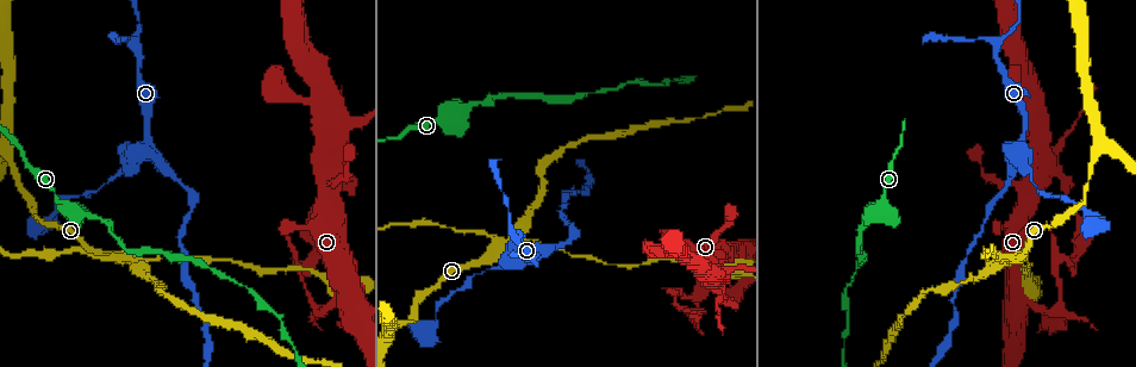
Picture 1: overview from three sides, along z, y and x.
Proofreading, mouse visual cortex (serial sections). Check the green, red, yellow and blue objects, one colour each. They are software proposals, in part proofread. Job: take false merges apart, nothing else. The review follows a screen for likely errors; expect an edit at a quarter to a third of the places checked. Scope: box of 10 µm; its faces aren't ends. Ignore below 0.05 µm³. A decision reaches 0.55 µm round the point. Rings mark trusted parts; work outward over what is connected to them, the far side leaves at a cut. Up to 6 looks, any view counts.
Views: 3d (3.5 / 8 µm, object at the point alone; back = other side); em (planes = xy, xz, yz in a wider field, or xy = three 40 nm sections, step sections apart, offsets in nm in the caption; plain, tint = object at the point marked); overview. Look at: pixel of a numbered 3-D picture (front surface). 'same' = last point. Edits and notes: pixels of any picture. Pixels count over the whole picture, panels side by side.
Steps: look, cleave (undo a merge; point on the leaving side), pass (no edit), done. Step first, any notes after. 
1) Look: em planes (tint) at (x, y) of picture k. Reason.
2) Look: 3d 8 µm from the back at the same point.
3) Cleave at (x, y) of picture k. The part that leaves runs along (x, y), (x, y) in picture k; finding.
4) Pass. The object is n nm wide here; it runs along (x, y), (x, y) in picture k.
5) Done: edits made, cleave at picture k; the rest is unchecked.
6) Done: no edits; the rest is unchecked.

Look: 3d 8 µm at (1006, 265) of picture 1. Arms part here.

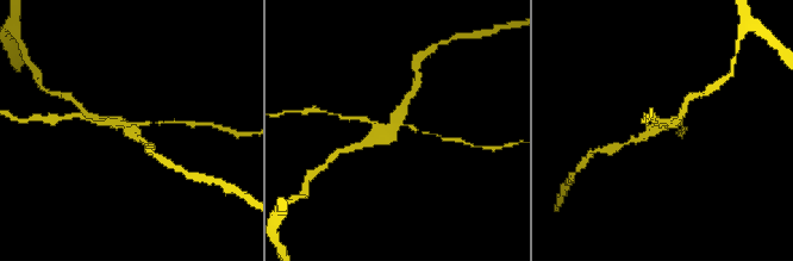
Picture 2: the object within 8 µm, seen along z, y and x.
Look: 3d 3.5 µm at the same point. Zoom in.

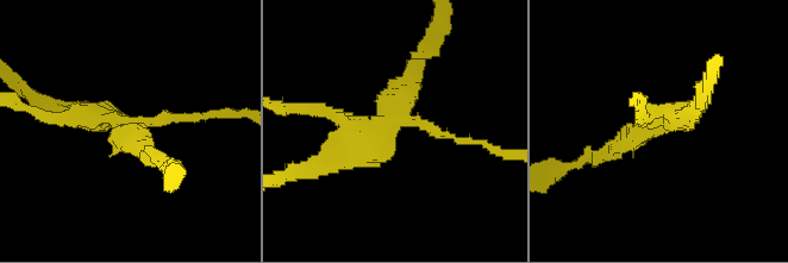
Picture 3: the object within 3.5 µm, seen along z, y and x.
Look: em xy step 2 (tint) at (653, 132) of picture 3. 3 arms meet here; the arms are 100, 200, 300 nm wide; need the tissue.

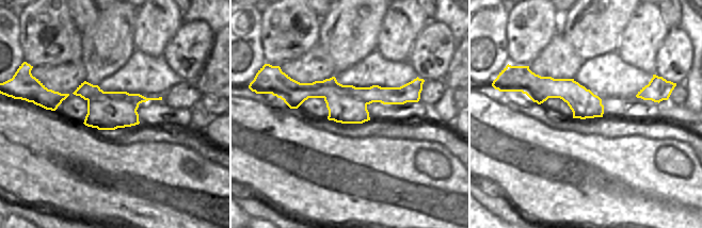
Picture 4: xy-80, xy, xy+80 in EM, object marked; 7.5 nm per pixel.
Cleave at (42, 116) of picture 3. A border runs along (536, 75), (593, 94) in picture 4; two cells meet here.

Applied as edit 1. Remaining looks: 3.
Look: overview. See it whole again.

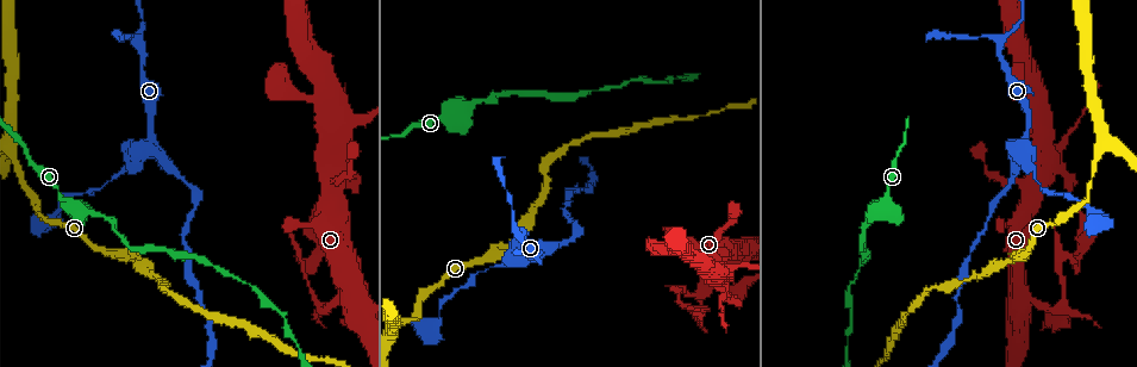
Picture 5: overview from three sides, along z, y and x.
Look: 3d 3.5 µm from the back at (691, 295) of picture 5. Abrupt turn.

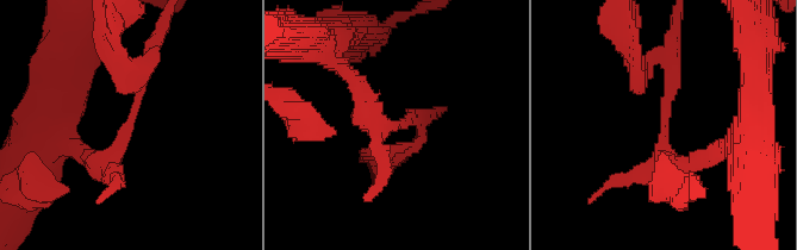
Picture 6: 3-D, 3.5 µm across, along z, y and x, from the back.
Look: em xy step 5 (tint) at (665, 129) of picture 6. Now the EM.

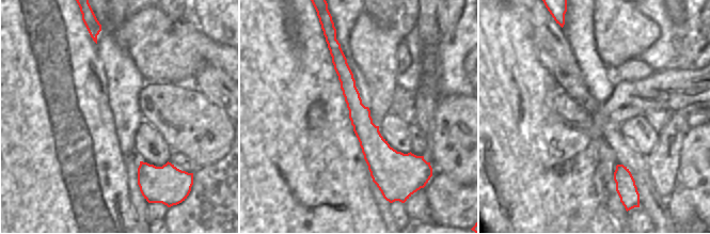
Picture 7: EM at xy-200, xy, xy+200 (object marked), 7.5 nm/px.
Cleave at (138, 93) of picture 6. The part that leaves runs along (125, 131), (147, 68) in picture 6; a second cell is stuck on.

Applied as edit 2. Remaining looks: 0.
Done: edits made, cleave at picture 3, cleave at picture 6; the rest is unchecked.

